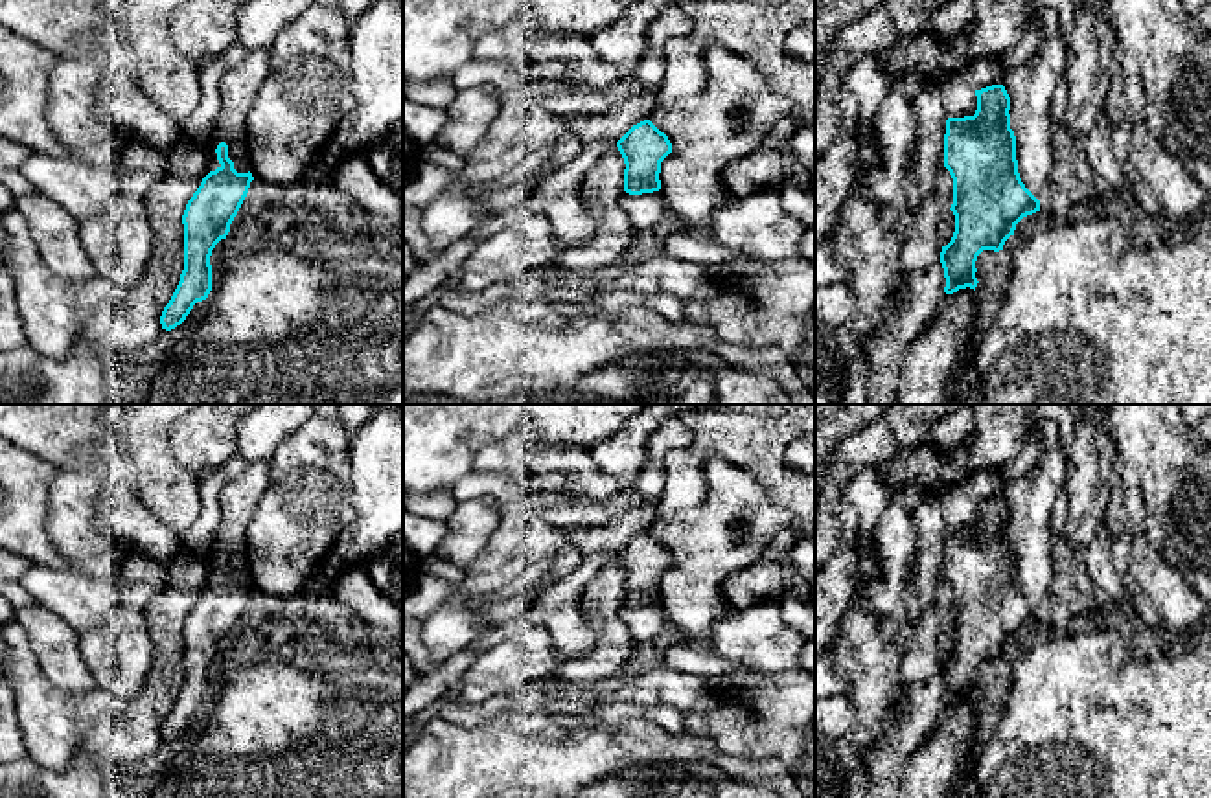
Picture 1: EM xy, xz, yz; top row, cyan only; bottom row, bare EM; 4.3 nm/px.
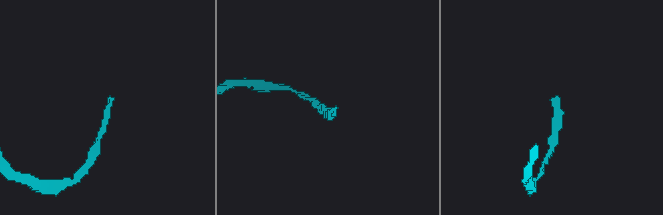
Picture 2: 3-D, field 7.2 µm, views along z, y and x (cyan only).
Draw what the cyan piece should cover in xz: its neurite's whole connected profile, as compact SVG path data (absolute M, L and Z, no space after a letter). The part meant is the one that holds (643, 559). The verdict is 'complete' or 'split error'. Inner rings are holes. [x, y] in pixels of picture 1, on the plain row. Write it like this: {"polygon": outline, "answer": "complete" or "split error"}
{"polygon": "M650 531L633 537L617 559L624 570L624 605L618 610L633 644L653 642L666 614L661 607L661 574L672 564L672 555Z", "answer": "split error"}

